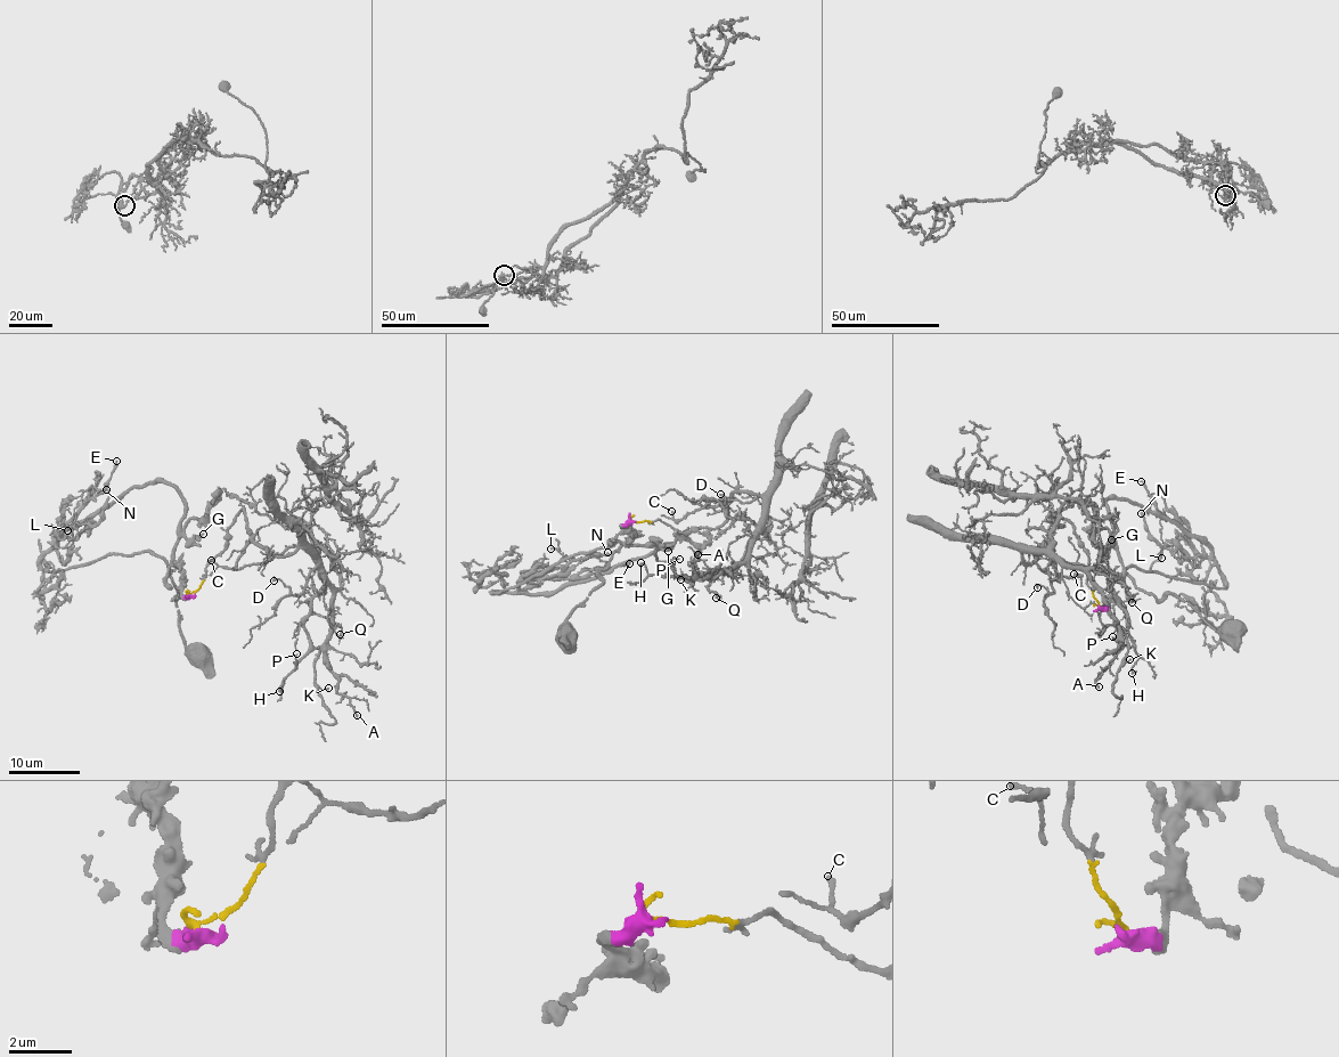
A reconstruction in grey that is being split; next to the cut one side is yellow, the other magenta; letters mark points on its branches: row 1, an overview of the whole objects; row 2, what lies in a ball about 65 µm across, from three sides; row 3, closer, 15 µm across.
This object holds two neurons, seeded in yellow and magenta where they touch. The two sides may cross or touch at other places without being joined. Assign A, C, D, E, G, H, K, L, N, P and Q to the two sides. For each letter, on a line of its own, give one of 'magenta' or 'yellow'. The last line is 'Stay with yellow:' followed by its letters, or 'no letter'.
A: yellow
C: yellow
D: yellow
E: magenta
G: magenta
H: yellow
K: yellow
L: magenta
N: magenta
P: yellow
Q: yellow
Stay with yellow: A, C, D, H, K, P, Q

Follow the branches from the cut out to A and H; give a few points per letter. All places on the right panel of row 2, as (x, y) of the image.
A: (1097, 603), (1088, 552), (1060, 520), (1021, 561), (1043, 551), (1101, 594), (1121, 648), (1099, 686)
H: (1097, 603), (1088, 552), (1060, 520), (1021, 561), (1046, 550), (1108, 578), (1139, 655), (1132, 674)

